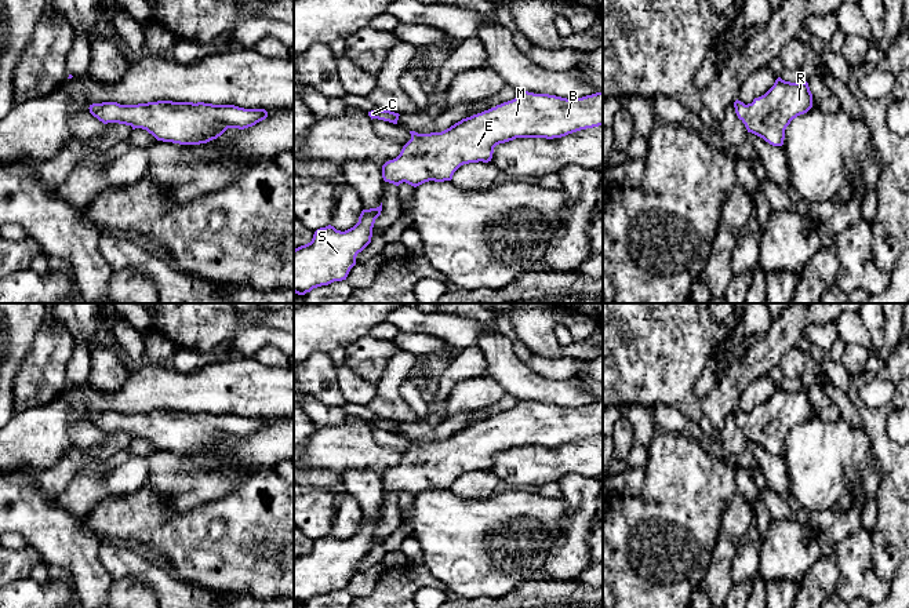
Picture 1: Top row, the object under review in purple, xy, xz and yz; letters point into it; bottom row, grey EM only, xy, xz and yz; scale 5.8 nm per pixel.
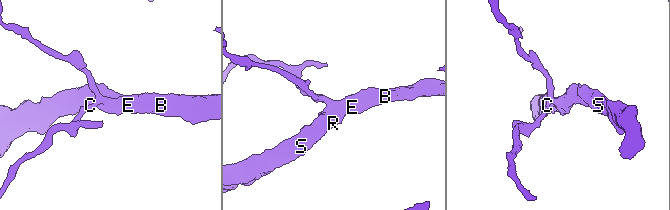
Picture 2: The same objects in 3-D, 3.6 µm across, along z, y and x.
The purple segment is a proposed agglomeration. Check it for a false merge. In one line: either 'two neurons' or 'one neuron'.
one neuron

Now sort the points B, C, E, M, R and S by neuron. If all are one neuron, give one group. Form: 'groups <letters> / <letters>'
groups B C E M R S

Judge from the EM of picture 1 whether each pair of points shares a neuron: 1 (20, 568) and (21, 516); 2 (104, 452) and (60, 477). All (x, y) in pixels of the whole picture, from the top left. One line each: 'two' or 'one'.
1: two
2: one

